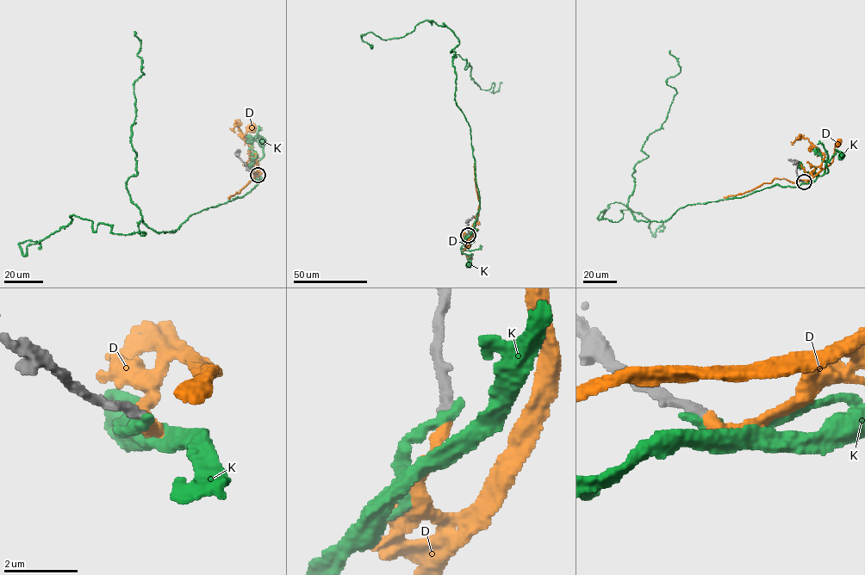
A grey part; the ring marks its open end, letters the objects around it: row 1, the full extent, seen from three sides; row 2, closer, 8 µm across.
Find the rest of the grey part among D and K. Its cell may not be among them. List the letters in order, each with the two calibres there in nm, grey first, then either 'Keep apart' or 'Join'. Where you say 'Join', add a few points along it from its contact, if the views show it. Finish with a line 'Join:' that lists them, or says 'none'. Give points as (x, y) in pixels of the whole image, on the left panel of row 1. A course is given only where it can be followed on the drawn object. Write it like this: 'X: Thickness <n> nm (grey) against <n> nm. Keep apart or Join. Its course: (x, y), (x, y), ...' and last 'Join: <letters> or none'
D: Thickness 280 nm (grey) against 320 nm. Join. Its course: (258, 176), (258, 170), (246, 139), (251, 126)
K: Thickness 320 nm (grey) against 320 nm. Keep apart
Join: D

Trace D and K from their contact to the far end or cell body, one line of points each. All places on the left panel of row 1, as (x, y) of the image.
D: (258, 176), (258, 170), (246, 139), (251, 126)
K: (257, 176), (172, 232), (140, 219), (144, 236), (93, 231), (71, 215), (26, 256), (19, 244), (39, 250)

